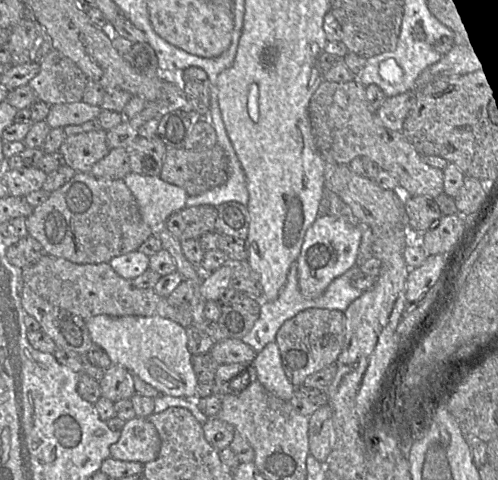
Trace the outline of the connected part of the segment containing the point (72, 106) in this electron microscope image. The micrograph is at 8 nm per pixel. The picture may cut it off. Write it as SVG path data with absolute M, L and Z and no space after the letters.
M82 101L50 105L50 111L45 121L51 129L65 128L98 119L100 111L99 106L92 106Z

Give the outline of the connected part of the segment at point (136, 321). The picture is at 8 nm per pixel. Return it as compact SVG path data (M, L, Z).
M97 315L85 321L93 344L108 354L112 364L126 368L161 394L197 398L199 381L192 367L187 328L160 316Z

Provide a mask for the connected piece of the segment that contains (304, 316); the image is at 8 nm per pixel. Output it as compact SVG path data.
M308 308L286 320L276 334L276 343L280 350L282 367L289 381L295 386L303 385L304 380L325 367L336 362L345 336L345 314L339 310Z

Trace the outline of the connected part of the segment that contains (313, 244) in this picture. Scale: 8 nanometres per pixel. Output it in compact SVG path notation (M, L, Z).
M321 214L307 229L297 259L298 284L306 298L319 297L337 277L357 263L362 231L360 224L353 225L345 218Z

